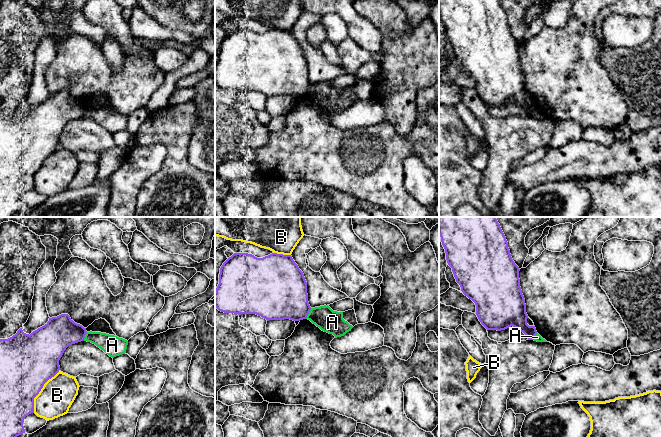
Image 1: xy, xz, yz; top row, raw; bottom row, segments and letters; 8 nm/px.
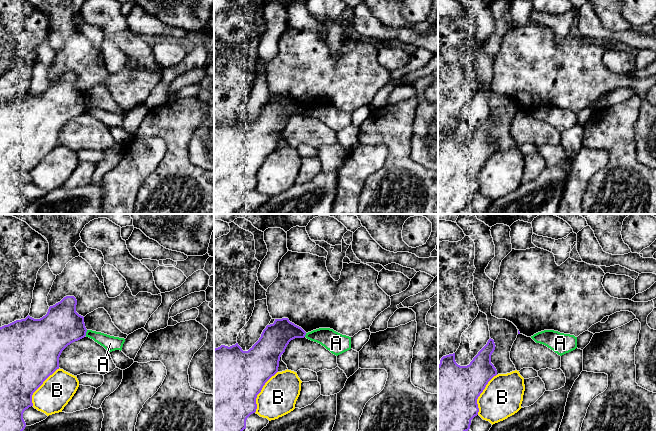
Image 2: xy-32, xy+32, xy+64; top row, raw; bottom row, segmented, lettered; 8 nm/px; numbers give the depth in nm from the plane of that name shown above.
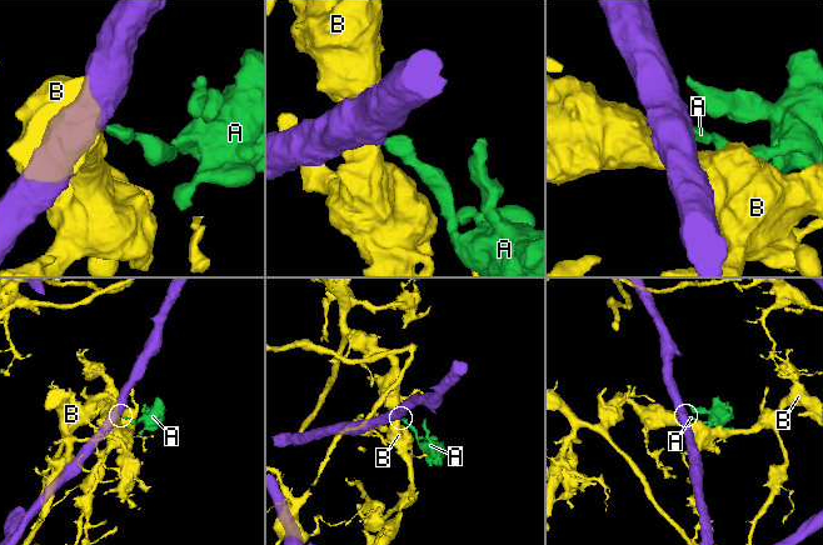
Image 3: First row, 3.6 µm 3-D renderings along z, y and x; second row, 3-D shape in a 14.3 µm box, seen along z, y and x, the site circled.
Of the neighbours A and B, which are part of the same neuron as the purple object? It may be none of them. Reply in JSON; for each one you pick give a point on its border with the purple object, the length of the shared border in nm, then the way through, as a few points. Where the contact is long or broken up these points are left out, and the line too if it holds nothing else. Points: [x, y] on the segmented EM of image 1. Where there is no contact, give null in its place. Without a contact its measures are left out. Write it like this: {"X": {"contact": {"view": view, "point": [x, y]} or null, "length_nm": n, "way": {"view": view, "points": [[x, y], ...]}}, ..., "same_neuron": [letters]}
{"same_neuron": []}

